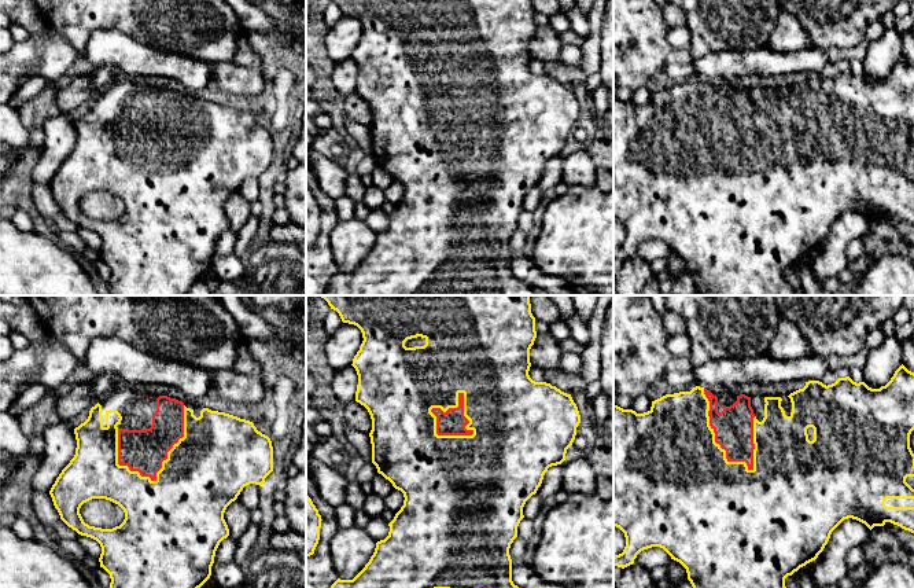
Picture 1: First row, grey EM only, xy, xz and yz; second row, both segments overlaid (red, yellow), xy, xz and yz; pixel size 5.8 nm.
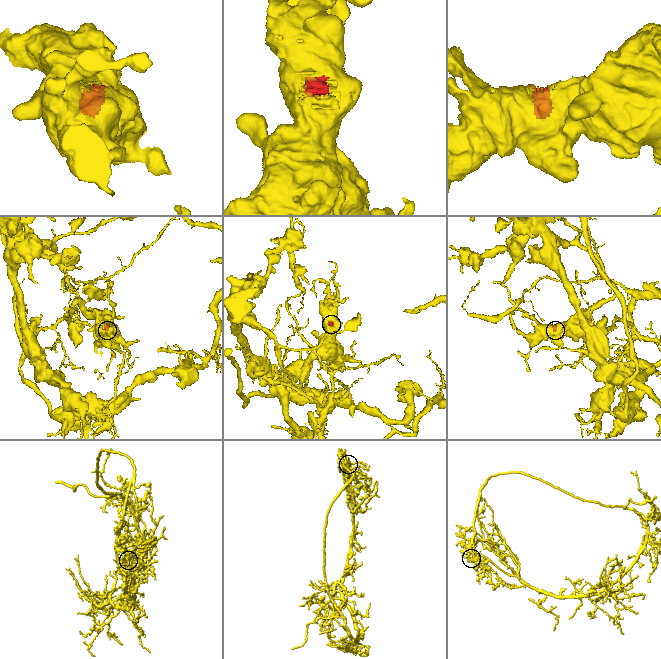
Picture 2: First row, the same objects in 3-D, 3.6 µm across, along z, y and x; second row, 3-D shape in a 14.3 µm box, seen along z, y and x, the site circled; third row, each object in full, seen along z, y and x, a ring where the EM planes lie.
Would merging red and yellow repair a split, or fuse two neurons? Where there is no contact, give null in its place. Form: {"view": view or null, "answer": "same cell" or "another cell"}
{"view": "yz", "answer": "same cell"}

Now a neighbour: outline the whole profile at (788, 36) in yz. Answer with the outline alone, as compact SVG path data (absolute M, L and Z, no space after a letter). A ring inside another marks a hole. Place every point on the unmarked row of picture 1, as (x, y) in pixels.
M781 11L767 47L777 52L795 52L812 45L797 18Z

